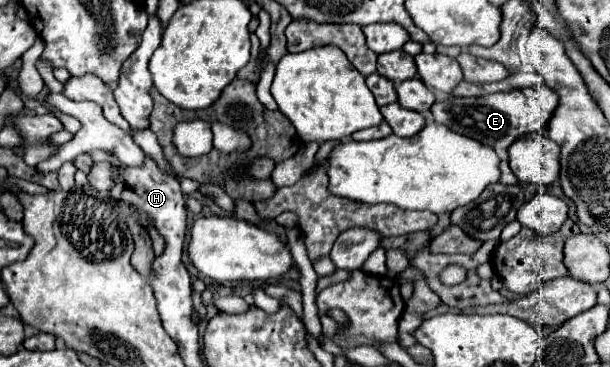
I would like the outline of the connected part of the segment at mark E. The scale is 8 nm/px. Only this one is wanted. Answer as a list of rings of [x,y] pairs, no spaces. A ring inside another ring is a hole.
[[[537,84],[523,90],[489,94],[485,98],[451,98],[445,102],[435,102],[431,112],[435,122],[473,138],[493,150],[507,150],[517,138],[533,132],[541,132],[559,104],[559,96],[545,84]]]

